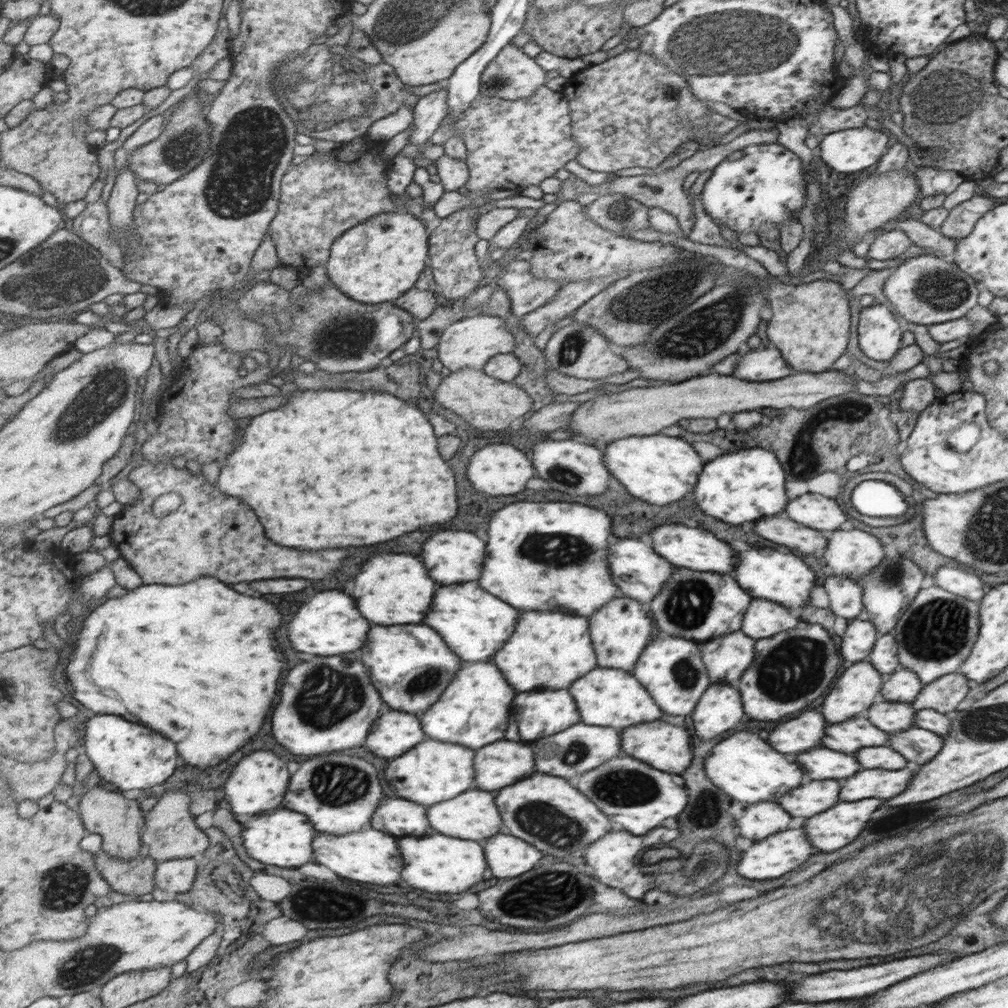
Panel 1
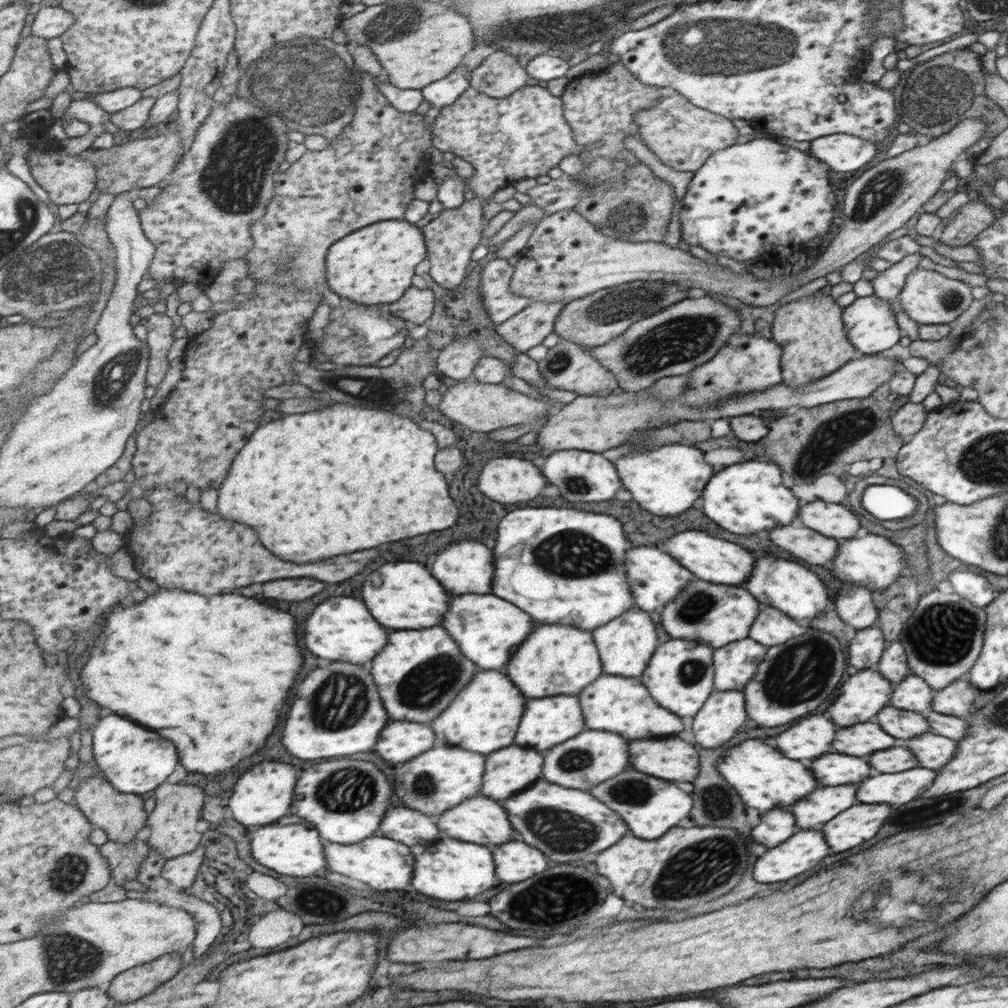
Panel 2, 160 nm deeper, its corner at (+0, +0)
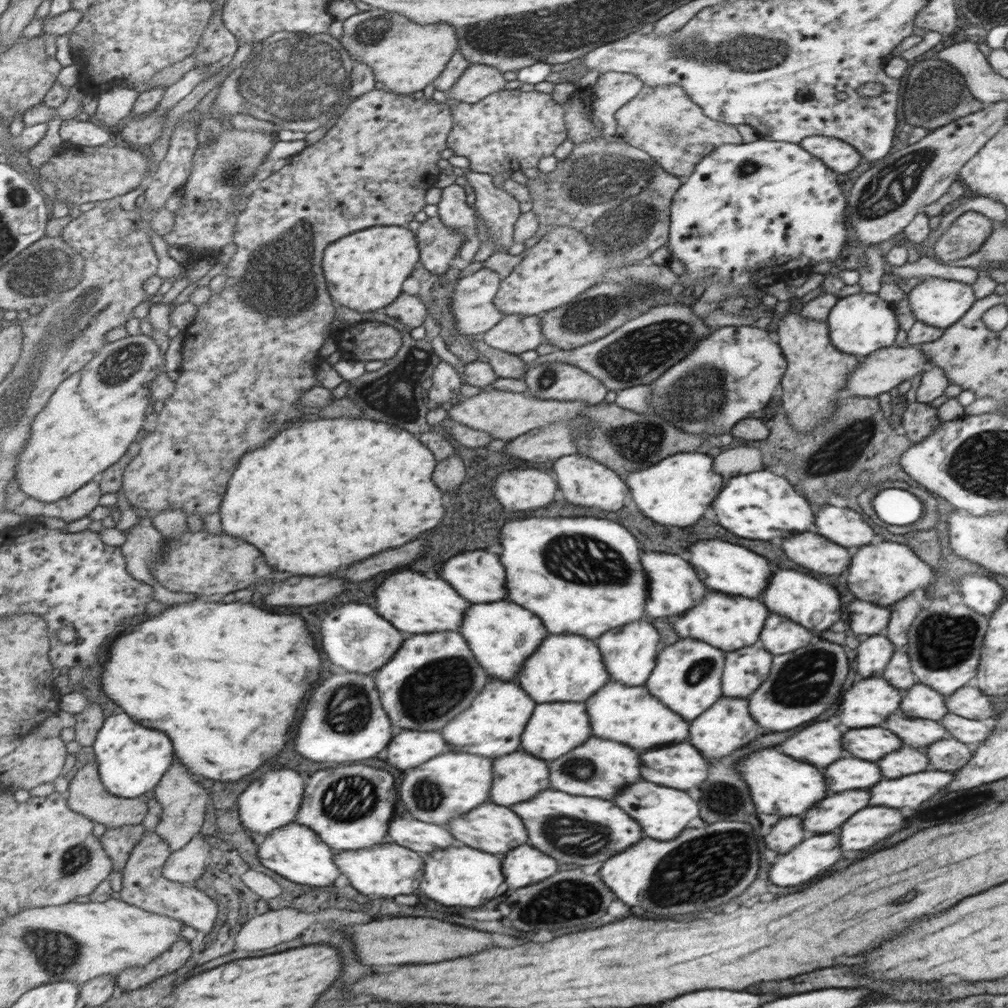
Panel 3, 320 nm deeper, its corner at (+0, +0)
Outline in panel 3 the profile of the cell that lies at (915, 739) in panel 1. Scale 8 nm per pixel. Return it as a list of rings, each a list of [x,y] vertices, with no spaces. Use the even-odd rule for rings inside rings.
[[[949,738],[949,740],[939,740],[927,748],[927,756],[931,756],[931,768],[939,768],[941,772],[955,772],[963,768],[971,756],[971,750]]]

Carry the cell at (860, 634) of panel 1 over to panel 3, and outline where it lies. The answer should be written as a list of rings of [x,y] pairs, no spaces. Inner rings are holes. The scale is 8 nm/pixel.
[[[882,634],[861,637],[855,653],[855,670],[861,678],[879,676],[894,653],[895,646]]]

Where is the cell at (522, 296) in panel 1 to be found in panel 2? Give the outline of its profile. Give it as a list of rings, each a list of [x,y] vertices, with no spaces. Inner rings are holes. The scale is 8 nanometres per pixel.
[[[507,258],[494,259],[482,268],[482,301],[492,324],[497,324],[497,326],[518,315],[532,303],[529,296],[517,296],[511,292],[510,284],[515,271],[515,265],[509,264]]]

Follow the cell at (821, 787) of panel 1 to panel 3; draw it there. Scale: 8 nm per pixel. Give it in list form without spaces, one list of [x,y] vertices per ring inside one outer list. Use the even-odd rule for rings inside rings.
[[[851,790],[841,792],[835,796],[823,798],[823,804],[817,804],[807,812],[807,816],[801,816],[802,828],[813,834],[825,834],[833,828],[839,828],[851,814],[865,808],[869,800],[867,790]]]

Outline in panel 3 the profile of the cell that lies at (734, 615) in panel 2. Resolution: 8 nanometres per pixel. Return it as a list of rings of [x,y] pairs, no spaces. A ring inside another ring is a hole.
[[[709,592],[705,600],[701,600],[701,604],[697,604],[691,612],[681,614],[673,622],[673,630],[679,634],[679,638],[703,640],[707,644],[714,645],[715,648],[722,649],[725,653],[738,651],[751,646],[757,640],[761,628],[765,626],[768,614],[769,610],[761,600]]]

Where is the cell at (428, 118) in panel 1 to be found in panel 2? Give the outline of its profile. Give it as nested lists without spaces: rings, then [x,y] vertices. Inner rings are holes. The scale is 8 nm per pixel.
[[[466,64],[457,68],[450,76],[437,80],[429,87],[423,88],[422,92],[426,102],[431,108],[437,107],[440,110],[445,106],[454,104],[469,88],[470,81],[465,78],[468,74]]]

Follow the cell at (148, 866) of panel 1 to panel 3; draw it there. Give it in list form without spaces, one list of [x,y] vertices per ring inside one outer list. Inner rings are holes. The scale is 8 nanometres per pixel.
[[[126,825],[114,829],[106,829],[100,837],[107,854],[114,861],[114,870],[121,872],[130,860],[135,845],[145,834],[143,825]]]

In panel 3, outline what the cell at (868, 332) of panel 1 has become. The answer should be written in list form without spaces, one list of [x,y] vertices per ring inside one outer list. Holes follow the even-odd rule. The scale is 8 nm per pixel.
[[[863,291],[839,297],[825,317],[829,325],[829,337],[839,352],[863,358],[880,348],[892,346],[897,334],[897,322],[888,302],[883,302],[876,294]]]

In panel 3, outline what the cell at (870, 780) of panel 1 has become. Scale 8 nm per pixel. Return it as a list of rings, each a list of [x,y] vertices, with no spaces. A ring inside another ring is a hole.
[[[937,770],[919,772],[897,780],[881,780],[875,784],[875,788],[871,788],[871,806],[917,808],[921,802],[929,800],[935,792],[945,788],[951,780],[951,774]]]

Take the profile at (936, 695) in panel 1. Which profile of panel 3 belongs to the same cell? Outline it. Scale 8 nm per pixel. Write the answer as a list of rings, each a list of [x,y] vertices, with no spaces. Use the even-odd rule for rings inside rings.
[[[967,685],[958,688],[953,695],[945,698],[947,713],[969,720],[979,720],[995,717],[991,702],[976,686]]]

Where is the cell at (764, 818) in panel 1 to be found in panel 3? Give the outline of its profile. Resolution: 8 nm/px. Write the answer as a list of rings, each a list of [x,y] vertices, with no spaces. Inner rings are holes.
[[[783,816],[771,826],[769,833],[763,837],[763,842],[769,850],[777,854],[789,852],[803,840],[802,820],[799,816]]]

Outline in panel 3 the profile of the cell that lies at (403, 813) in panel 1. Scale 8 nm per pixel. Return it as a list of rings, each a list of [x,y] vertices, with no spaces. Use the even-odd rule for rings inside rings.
[[[397,818],[395,822],[391,822],[389,834],[397,844],[403,844],[405,848],[417,852],[433,852],[439,848],[447,848],[455,844],[456,840],[451,831],[437,824],[427,824],[421,820],[405,820],[405,818]]]

